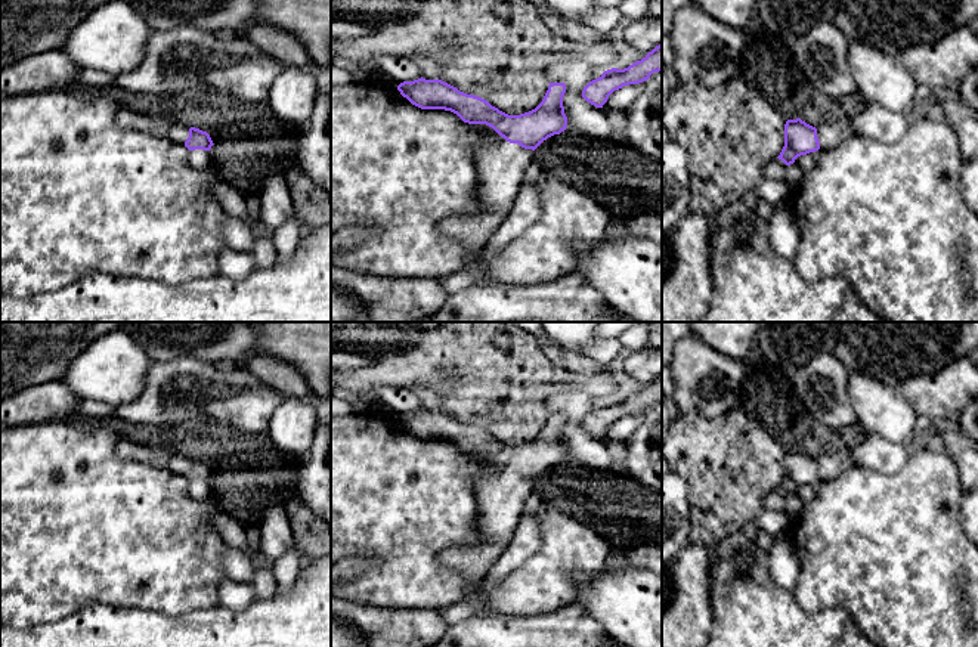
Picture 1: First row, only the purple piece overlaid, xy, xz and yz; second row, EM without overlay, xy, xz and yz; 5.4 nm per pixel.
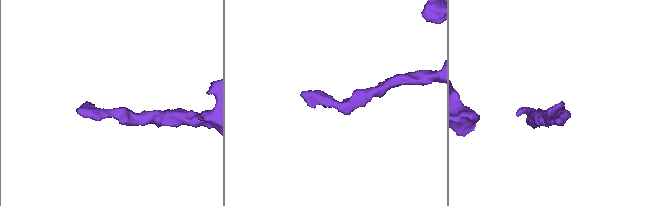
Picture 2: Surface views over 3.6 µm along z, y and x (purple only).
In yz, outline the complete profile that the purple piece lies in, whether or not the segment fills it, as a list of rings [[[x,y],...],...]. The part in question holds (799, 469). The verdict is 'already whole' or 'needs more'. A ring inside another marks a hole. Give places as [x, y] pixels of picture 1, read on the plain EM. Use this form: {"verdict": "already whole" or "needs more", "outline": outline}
{"verdict": "needs more", "outline": [[[801,449],[787,451],[784,455],[784,477],[777,489],[786,496],[790,496],[801,486],[818,480],[833,480],[842,473],[857,467],[849,458],[849,449],[824,453],[818,458],[813,458]]]}

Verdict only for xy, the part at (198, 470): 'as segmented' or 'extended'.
extended

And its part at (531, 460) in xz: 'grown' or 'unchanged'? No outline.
grown

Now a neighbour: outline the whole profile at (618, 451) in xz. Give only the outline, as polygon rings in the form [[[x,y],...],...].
[[[604,434],[603,439],[604,445],[607,446],[610,456],[613,459],[613,468],[622,470],[625,467],[626,458],[628,458],[628,446],[625,440],[620,442],[610,442],[607,436]]]

